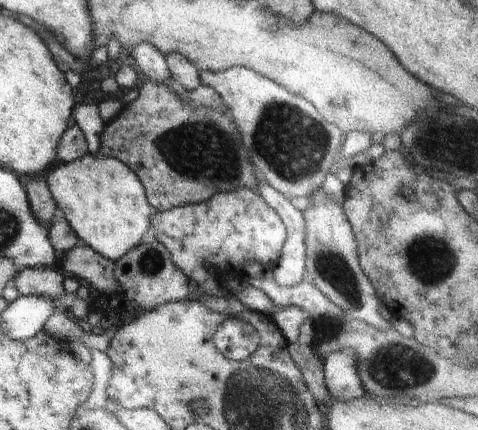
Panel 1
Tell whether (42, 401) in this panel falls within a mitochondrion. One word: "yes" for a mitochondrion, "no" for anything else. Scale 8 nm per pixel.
no

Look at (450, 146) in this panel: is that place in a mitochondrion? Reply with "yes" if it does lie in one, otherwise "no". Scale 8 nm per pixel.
yes

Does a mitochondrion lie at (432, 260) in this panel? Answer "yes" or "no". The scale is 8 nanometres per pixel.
yes

